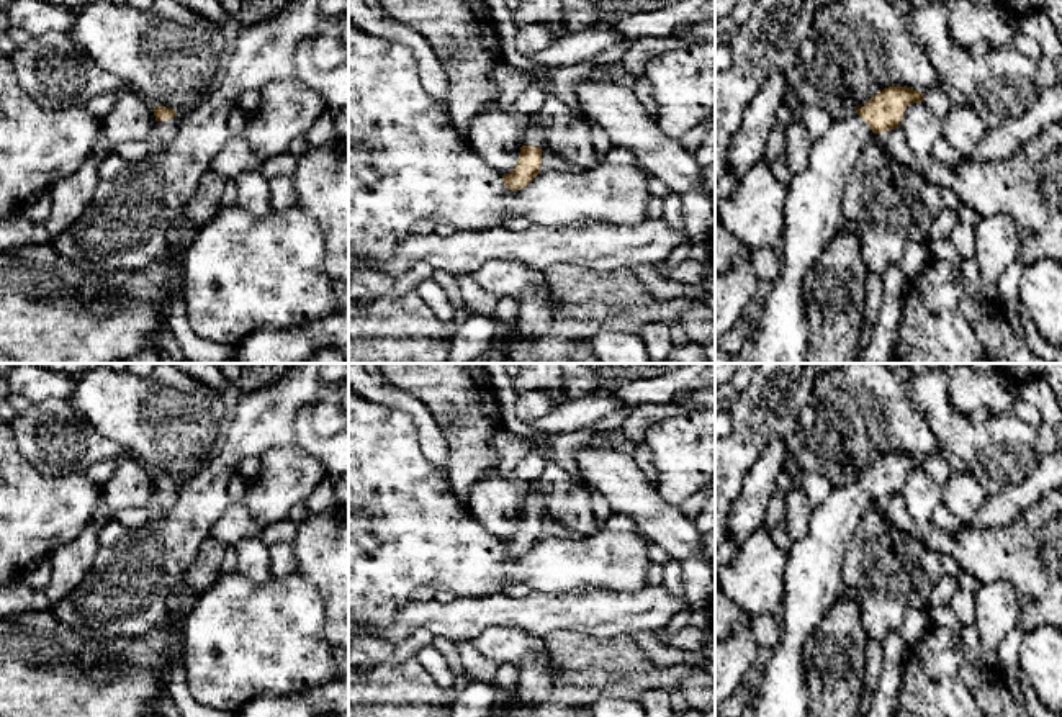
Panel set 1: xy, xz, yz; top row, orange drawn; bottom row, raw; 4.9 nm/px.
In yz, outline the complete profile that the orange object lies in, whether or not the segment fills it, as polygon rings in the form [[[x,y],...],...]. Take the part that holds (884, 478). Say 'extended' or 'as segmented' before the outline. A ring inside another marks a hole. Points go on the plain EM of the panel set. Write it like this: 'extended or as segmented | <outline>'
extended | [[[884,455],[862,475],[836,480],[826,501],[815,506],[807,534],[787,552],[781,642],[761,670],[758,699],[741,717],[807,717],[803,645],[841,596],[848,540],[871,503],[898,494],[907,473],[923,467],[913,455]]]

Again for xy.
extended | [[[154,473],[152,509],[167,512],[177,501],[177,478],[167,473]]]

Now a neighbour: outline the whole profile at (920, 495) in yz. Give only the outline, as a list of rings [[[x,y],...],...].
[[[923,468],[907,473],[898,496],[915,522],[931,521],[934,507],[943,503],[943,489]]]

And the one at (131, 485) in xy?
[[[119,453],[115,460],[113,476],[101,486],[103,501],[113,512],[129,507],[152,507],[154,471],[129,453]]]

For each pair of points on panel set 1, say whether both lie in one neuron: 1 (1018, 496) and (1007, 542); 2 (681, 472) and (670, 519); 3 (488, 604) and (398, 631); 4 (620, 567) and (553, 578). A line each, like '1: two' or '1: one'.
1: two
2: two
3: one
4: one

